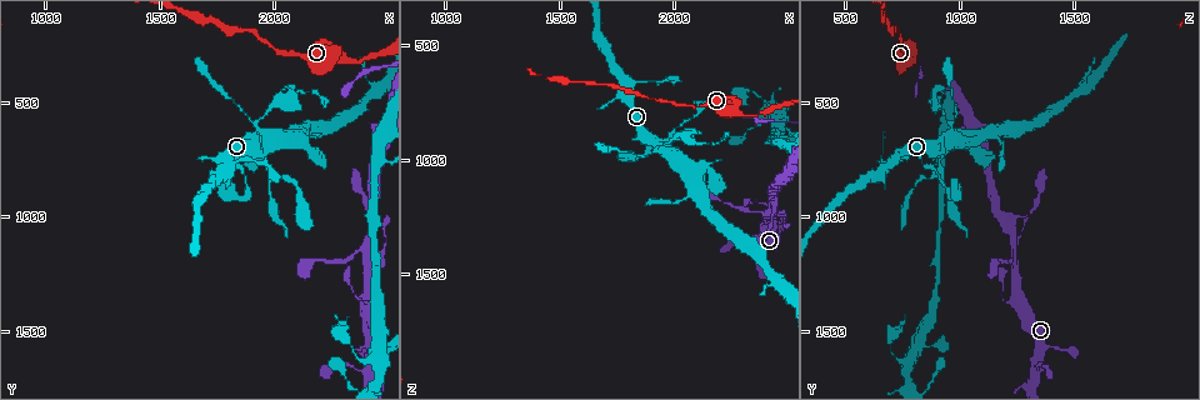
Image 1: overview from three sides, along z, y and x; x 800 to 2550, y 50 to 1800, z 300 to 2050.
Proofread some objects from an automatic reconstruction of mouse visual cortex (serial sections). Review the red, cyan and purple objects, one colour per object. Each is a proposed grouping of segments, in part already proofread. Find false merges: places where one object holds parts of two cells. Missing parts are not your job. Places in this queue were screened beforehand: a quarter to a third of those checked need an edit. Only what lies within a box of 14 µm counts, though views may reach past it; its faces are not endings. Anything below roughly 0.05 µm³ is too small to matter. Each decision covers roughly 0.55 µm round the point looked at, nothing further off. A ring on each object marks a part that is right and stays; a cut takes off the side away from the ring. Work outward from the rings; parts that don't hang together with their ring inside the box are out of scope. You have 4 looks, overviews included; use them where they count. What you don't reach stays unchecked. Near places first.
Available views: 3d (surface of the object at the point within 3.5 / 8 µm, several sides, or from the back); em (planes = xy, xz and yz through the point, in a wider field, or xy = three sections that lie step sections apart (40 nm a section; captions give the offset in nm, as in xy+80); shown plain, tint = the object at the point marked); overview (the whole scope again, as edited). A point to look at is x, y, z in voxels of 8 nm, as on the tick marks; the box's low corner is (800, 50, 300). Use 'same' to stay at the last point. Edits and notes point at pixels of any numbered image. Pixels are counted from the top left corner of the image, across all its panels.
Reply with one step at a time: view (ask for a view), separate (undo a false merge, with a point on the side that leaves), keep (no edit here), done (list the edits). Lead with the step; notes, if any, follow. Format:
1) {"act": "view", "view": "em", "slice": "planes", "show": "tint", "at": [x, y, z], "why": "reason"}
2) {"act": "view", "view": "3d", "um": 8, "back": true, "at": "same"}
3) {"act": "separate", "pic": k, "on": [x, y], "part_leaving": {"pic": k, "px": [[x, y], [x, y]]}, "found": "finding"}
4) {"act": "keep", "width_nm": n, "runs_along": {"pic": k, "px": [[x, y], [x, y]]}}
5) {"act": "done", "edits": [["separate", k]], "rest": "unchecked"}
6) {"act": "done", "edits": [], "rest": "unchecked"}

{"act": "view", "view": "3d", "um": 3.5, "at": [2370, 330, 800], "why": "thin neck"}

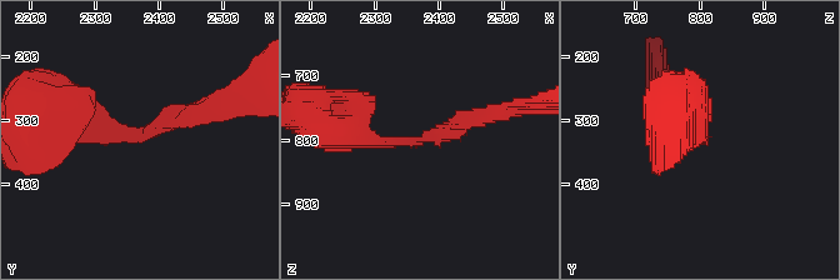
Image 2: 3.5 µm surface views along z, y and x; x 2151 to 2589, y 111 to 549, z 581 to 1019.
{"act": "view", "view": "em", "slice": "xy", "step": 5, "show": "tint", "at": [2370, 325, 800]}

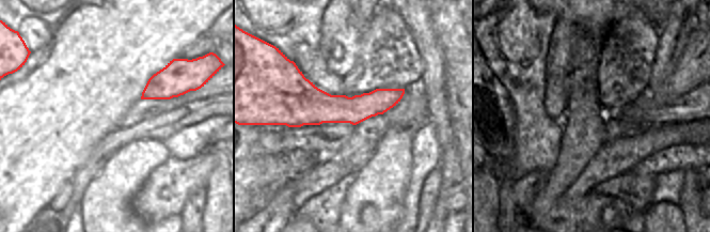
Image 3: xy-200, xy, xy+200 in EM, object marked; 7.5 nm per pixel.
{"act": "keep", "arm_widths_nm": [250, 250], "runs_along": {"pic": 2, "px": [[350, 131], [419, 141], [491, 115]]}, "found": "all the same cell"}

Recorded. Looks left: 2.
{"act": "view", "view": "3d", "um": 3.5, "at": [1880, 570, 980], "why": "thin arm on a thick one"}

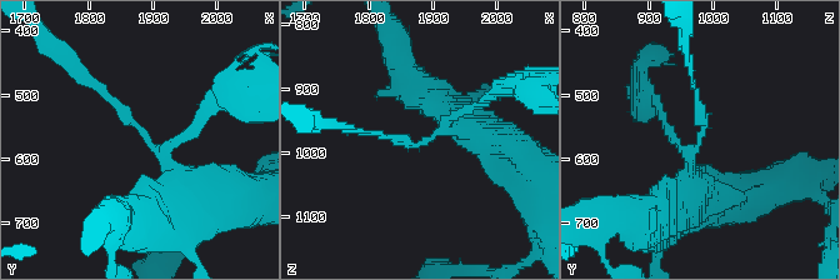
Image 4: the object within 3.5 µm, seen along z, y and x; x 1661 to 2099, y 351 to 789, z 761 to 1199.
{"act": "view", "view": "em", "slice": "xy", "step": 5, "show": "tint", "at": [1895, 560, 980], "why": "now the EM"}

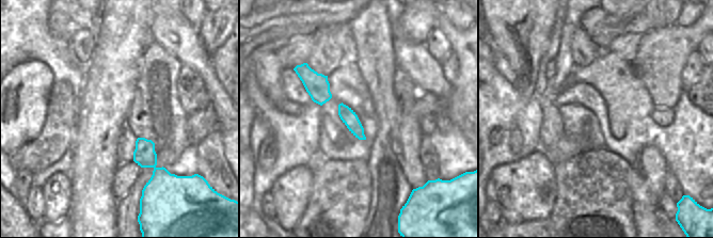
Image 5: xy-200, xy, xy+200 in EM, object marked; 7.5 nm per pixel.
{"act": "keep", "width_nm": 120, "runs_along": {"pic": 4, "px": [[188, 204], [173, 165], [84, 78]]}, "found": "all the same cell"}

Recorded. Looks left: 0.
{"act": "done", "edits": [], "rest": "unchecked"}

